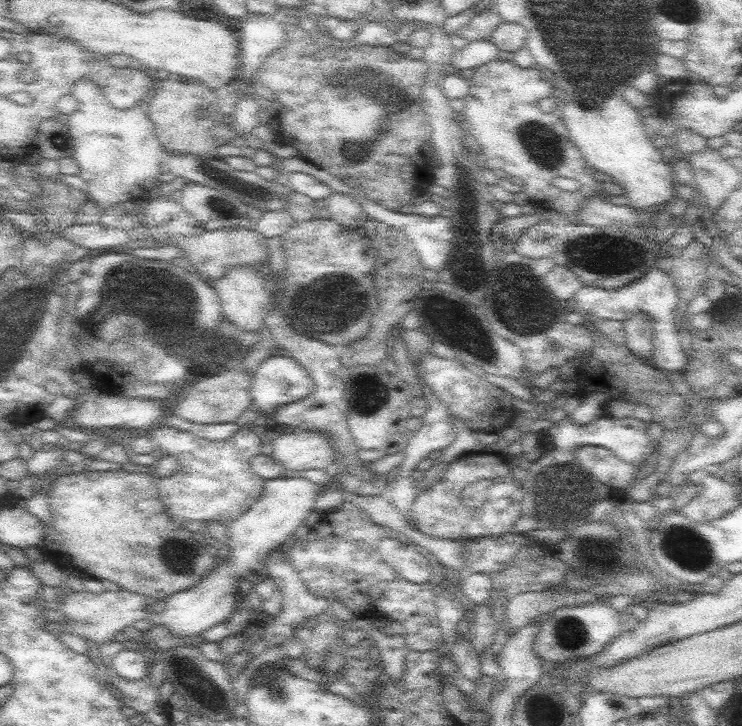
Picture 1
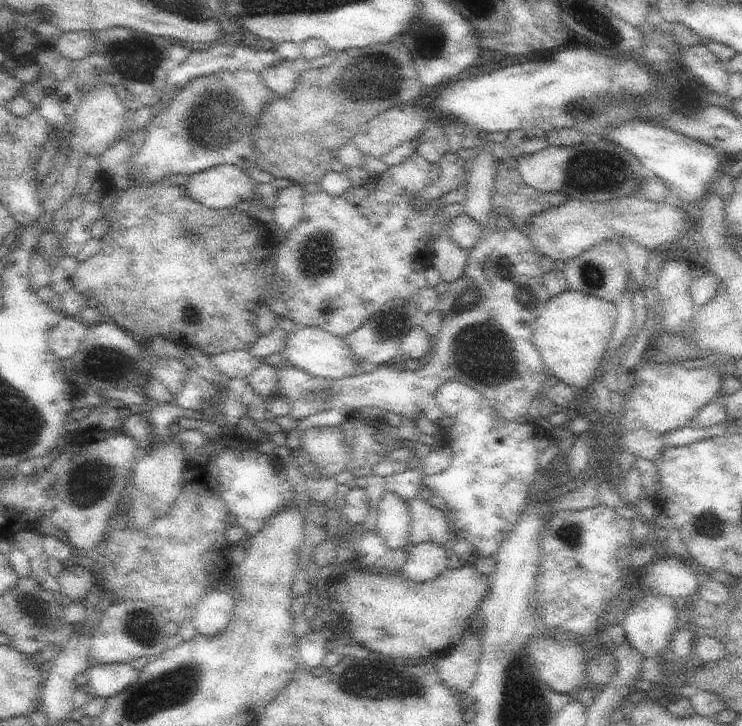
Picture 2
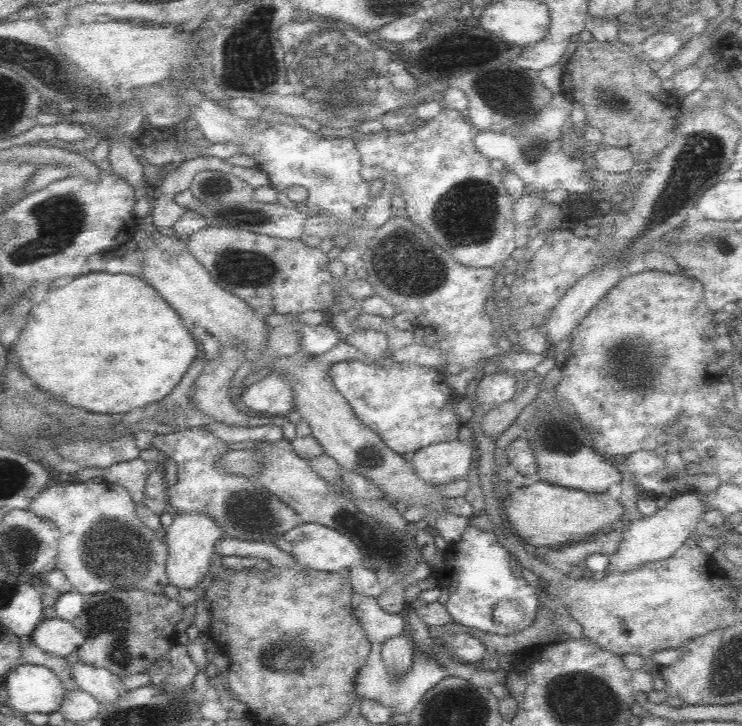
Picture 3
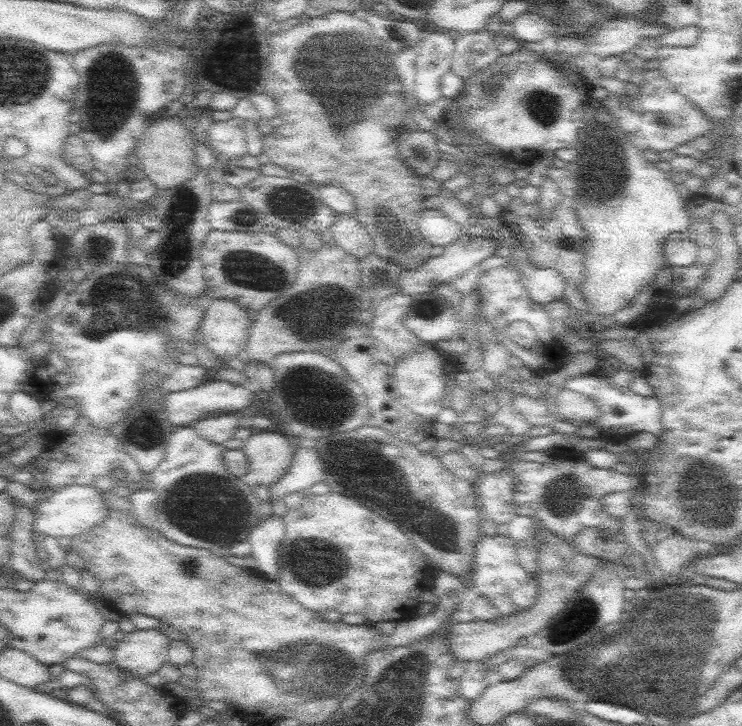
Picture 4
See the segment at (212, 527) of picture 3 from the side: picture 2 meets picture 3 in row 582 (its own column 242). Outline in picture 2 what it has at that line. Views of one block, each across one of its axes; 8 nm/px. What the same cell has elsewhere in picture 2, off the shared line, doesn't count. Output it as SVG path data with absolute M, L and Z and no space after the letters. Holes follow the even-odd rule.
M218 165L214 168L199 172L191 176L188 184L184 186L186 194L193 201L199 202L209 209L229 209L238 206L243 200L252 200L254 206L260 208L260 223L266 222L266 218L272 218L271 210L266 210L259 204L258 184L256 184L247 170L236 165Z

